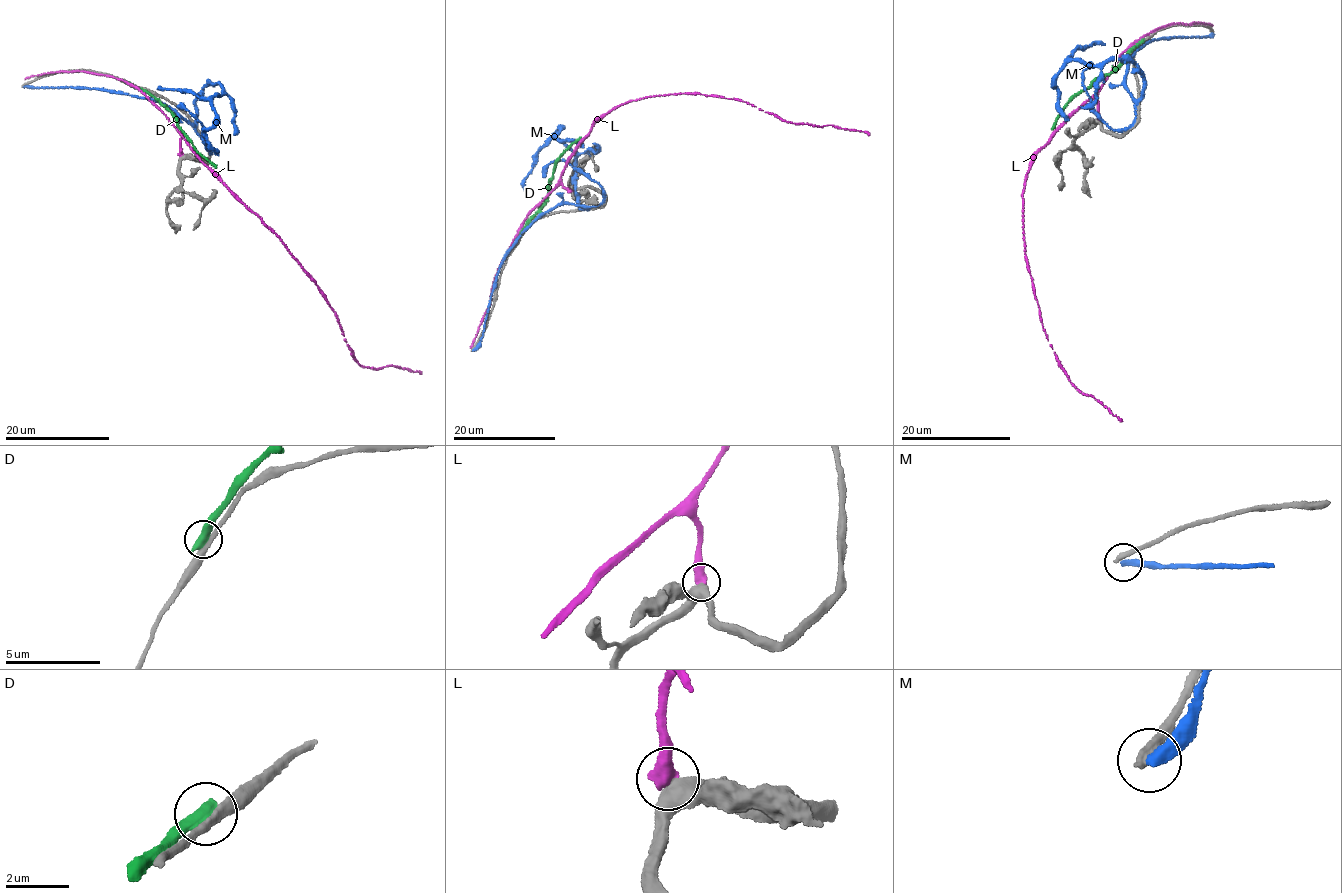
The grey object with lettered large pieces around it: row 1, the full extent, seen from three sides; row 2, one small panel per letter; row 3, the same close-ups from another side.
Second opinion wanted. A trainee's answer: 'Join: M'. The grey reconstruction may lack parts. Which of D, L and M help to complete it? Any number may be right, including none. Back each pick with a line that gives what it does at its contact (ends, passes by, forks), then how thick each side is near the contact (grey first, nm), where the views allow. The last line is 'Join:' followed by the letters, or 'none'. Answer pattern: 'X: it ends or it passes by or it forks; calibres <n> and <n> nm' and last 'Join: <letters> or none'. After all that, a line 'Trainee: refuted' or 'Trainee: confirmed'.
Join: none
Trainee: refuted

